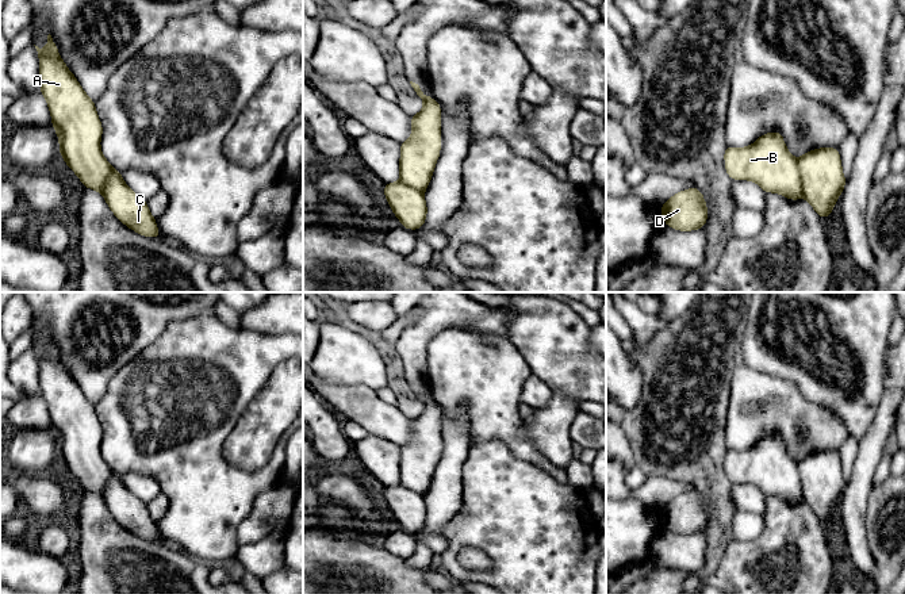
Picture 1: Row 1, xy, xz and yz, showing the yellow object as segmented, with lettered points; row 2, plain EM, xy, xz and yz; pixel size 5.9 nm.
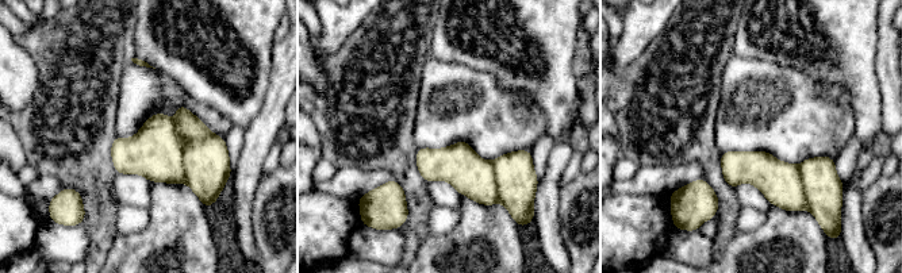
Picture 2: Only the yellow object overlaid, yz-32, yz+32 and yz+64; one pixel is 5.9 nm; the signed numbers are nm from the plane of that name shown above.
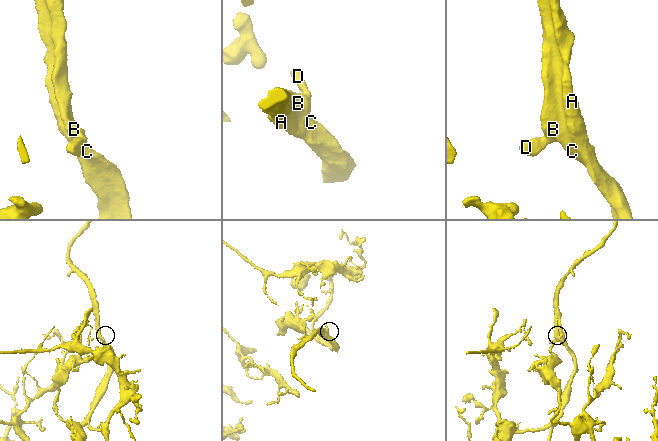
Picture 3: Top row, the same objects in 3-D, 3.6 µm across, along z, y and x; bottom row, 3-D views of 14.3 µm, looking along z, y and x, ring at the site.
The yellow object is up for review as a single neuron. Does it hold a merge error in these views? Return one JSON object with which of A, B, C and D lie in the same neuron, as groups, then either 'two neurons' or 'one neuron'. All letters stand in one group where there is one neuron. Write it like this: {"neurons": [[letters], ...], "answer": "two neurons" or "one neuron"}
{"neurons": [["A", "B", "C", "D"]], "answer": "one neuron"}

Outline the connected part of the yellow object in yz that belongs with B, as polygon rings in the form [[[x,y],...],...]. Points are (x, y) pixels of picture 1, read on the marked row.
[[[779,131],[766,133],[748,147],[725,146],[730,180],[755,181],[766,193],[805,198],[821,219],[829,218],[847,179],[837,147],[820,147],[794,158]]]

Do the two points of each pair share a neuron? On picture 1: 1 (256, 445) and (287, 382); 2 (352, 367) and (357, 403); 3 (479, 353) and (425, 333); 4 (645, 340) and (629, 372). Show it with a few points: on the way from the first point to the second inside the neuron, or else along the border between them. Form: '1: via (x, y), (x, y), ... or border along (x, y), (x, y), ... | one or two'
1: via (268, 429), (268, 416), (282, 398) | one
2: border along (323, 380), (364, 384), (376, 393) | two
3: border along (466, 328), (441, 329), (428, 345), (426, 366) | two
4: border along (629, 352), (639, 359) | two

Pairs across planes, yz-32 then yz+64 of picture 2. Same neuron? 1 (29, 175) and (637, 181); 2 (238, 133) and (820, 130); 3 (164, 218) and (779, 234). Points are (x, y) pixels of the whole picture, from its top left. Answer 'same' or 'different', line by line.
1: different
2: different
3: same

